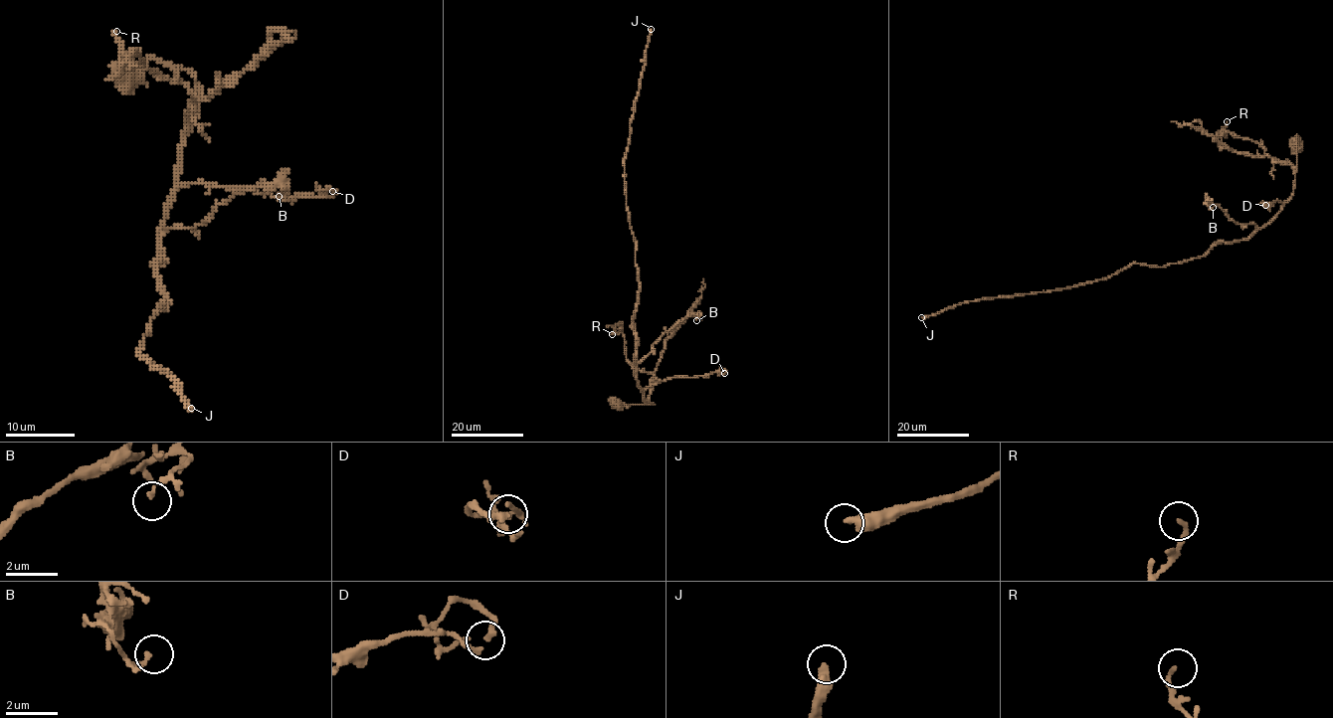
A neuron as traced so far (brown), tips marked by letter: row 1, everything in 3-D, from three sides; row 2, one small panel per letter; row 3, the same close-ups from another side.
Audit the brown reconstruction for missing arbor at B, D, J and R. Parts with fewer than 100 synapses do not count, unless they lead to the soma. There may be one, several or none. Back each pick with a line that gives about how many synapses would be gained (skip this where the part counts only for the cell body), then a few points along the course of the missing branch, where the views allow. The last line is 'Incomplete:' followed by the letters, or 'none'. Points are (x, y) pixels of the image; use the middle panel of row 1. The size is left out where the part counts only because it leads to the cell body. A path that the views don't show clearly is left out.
J: 400 syn
Incomplete: J

